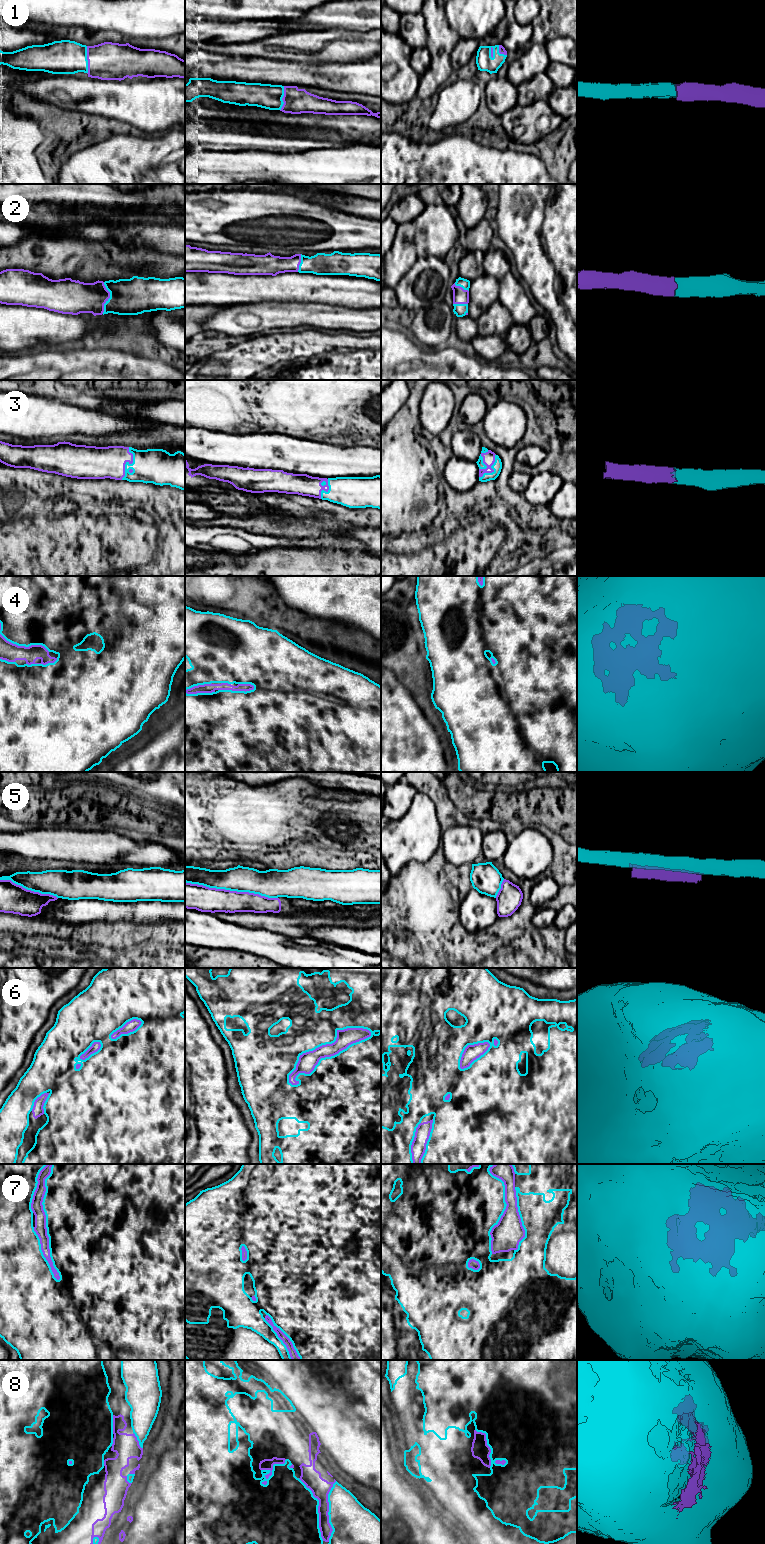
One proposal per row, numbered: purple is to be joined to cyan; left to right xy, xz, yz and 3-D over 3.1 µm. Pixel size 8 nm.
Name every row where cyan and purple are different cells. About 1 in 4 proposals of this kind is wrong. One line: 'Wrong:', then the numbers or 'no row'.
Wrong: 5

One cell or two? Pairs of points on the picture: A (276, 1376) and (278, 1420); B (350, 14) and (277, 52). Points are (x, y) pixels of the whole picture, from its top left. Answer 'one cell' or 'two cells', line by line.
A: two cells
B: two cells

